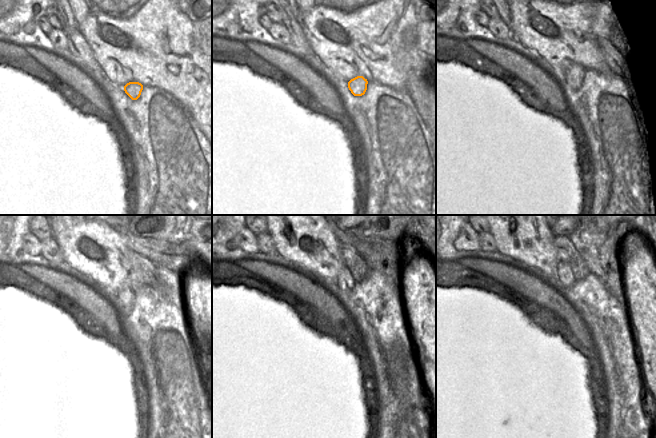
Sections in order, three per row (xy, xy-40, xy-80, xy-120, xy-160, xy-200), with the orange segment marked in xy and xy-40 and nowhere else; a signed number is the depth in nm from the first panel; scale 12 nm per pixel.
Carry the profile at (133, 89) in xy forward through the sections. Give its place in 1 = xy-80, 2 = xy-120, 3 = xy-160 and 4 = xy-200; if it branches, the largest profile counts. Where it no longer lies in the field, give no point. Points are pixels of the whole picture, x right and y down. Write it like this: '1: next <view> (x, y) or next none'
1: next xy-80 (574, 74)
2: next xy-120 (125, 295)
3: next xy-160 (345, 280)
4: next xy-200 (564, 271)

